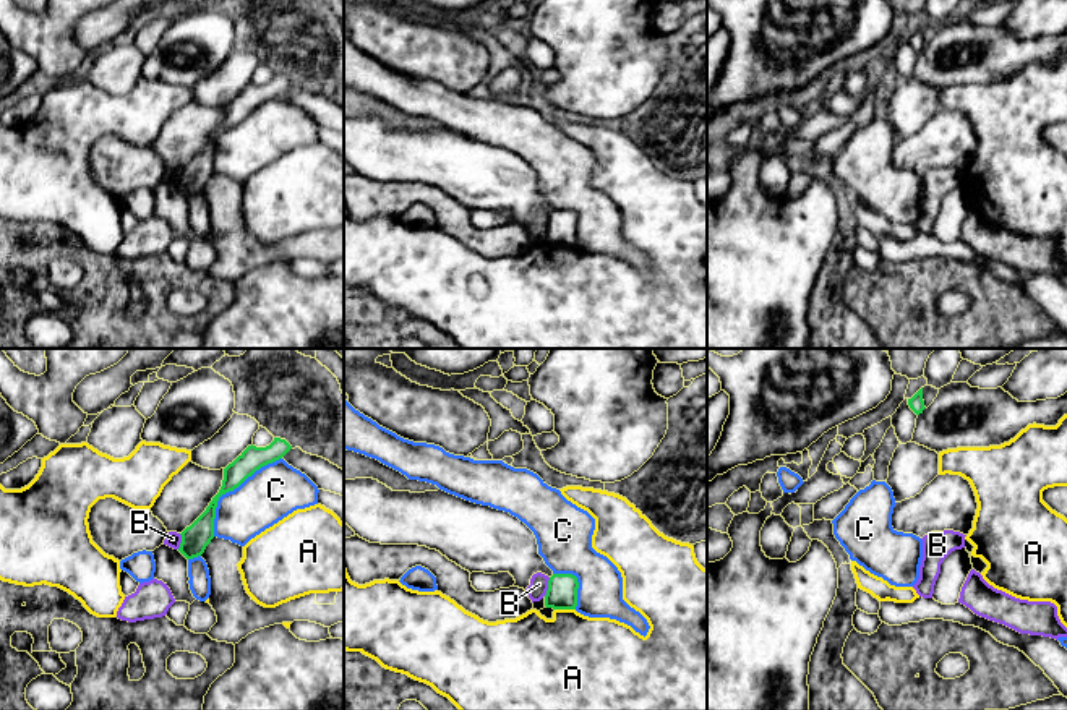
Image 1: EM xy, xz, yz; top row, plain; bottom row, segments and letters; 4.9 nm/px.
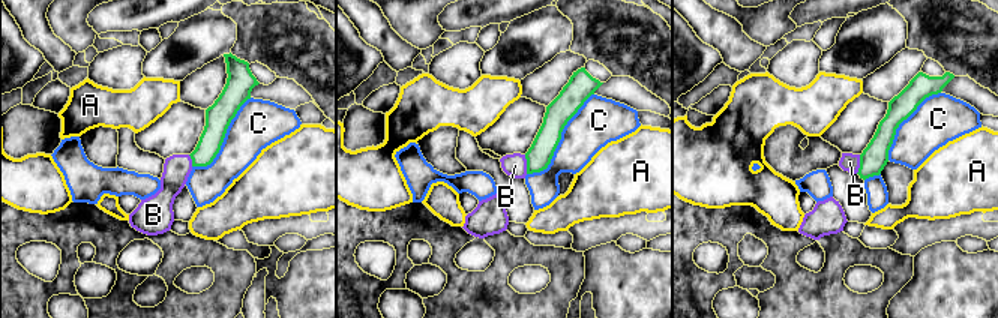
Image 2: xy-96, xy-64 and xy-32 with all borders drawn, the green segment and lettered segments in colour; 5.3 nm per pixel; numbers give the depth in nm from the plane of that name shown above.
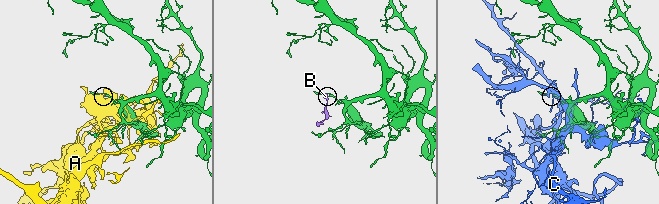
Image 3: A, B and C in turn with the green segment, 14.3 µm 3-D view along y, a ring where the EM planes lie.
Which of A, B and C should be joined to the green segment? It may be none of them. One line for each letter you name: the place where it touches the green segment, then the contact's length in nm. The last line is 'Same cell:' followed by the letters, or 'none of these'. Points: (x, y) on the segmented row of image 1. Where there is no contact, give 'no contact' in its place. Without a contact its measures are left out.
Same cell: none of these

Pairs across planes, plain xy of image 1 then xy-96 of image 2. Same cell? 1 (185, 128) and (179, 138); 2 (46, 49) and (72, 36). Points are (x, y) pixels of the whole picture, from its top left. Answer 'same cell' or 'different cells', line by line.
1: same cell
2: different cells

